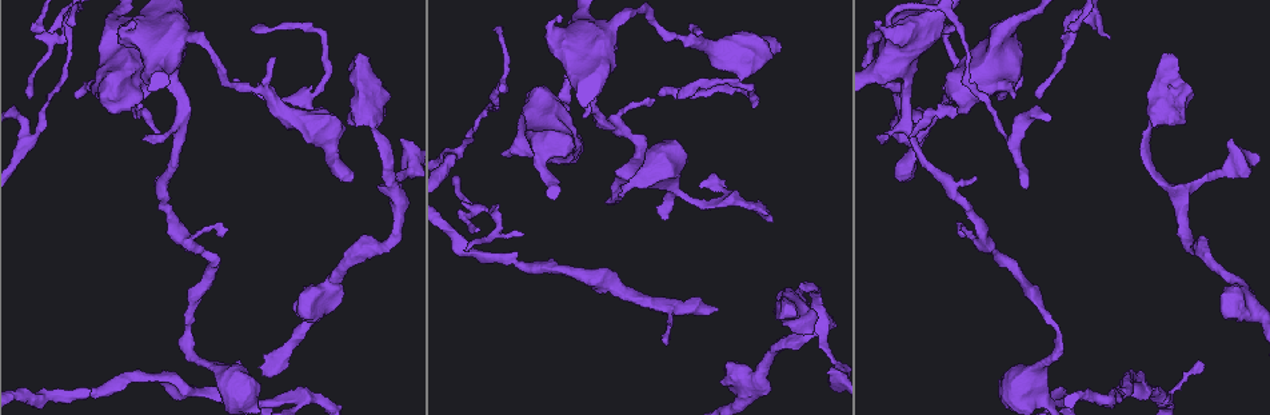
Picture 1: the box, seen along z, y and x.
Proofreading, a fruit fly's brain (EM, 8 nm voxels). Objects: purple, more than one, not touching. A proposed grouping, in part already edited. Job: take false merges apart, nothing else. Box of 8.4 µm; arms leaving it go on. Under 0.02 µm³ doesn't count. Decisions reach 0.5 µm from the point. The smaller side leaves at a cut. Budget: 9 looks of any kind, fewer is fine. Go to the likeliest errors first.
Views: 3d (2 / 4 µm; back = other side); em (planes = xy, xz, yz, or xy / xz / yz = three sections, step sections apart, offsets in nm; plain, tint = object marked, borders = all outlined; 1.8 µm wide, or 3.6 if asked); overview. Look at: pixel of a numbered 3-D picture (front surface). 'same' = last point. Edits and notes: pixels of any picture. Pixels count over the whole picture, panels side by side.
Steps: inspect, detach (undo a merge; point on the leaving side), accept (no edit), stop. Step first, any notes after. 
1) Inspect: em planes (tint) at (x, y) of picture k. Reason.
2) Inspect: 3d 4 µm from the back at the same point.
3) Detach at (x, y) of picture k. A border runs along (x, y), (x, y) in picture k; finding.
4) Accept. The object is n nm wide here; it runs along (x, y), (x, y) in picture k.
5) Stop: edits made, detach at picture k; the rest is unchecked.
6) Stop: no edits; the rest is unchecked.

Inspect: 3d 4 µm at (898, 64) of picture 1. Calibre changes.

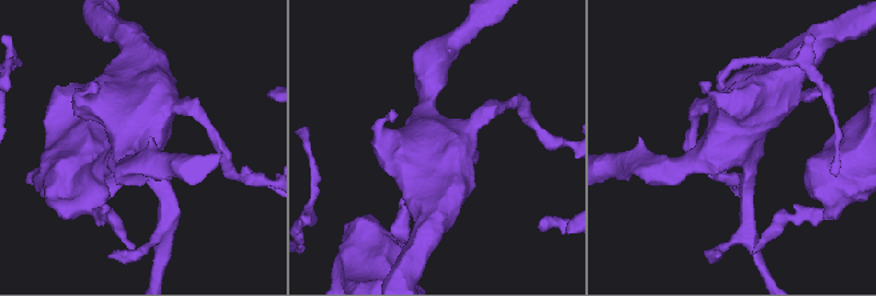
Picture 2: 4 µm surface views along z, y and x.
Inspect: em 3.6 µm xy step 16 (tint) at (742, 145) of picture 2. Need the tissue.

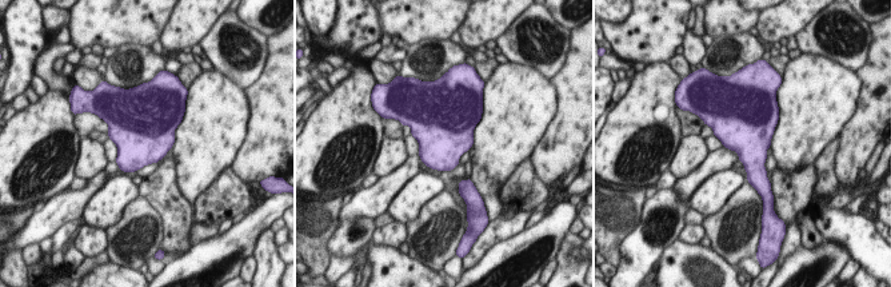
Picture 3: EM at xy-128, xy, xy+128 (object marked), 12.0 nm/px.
Accept. Continuous, no second cell.

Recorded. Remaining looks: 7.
Inspect: em planes (borders) at (21, 141) of picture 1. Side arm on a straight run.

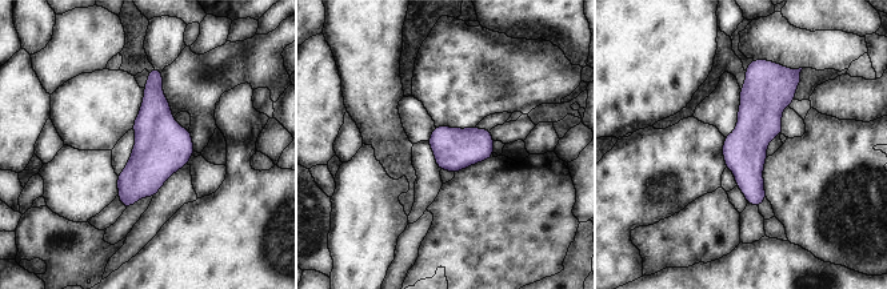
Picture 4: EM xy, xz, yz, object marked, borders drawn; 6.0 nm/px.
Accept. The object is 260 nm wide here; it runs along (751, 68), (752, 189), (756, 201) in picture 4; one cell here.

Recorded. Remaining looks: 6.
Inspect: em yz step 16 (tint) at (944, 35) of picture 1.

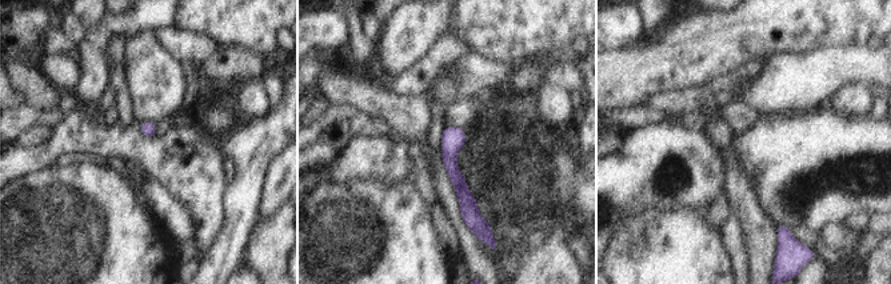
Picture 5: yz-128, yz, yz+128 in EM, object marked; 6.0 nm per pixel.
Accept. It runs along (447, 130), (450, 164), (475, 220) in picture 5; one cell here.

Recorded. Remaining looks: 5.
Inspect: em yz step 16 (tint) at (727, 202) of picture 1. Abrupt turn.

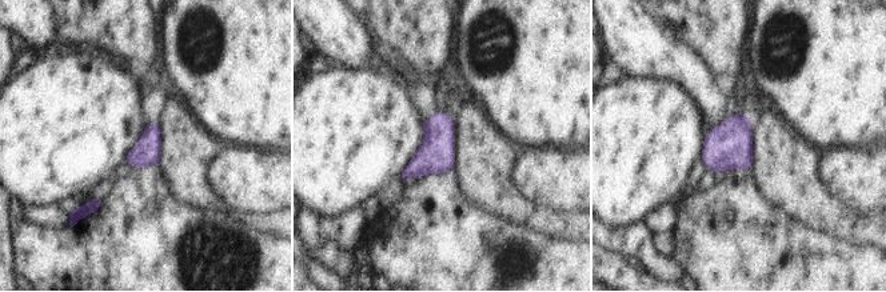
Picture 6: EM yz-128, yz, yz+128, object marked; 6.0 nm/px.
Inspect: em planes (tint) at the same point.

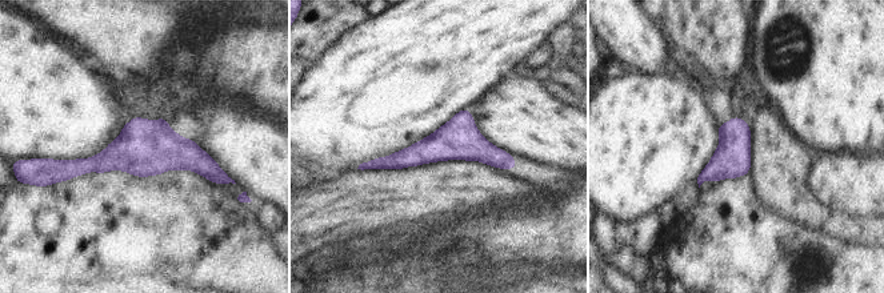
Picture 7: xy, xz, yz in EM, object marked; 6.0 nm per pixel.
Accept. It runs along (62, 163), (194, 157), (216, 172) in picture 7; all the same cell.

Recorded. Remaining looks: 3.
Stop: no edits; the rest is unchecked.

